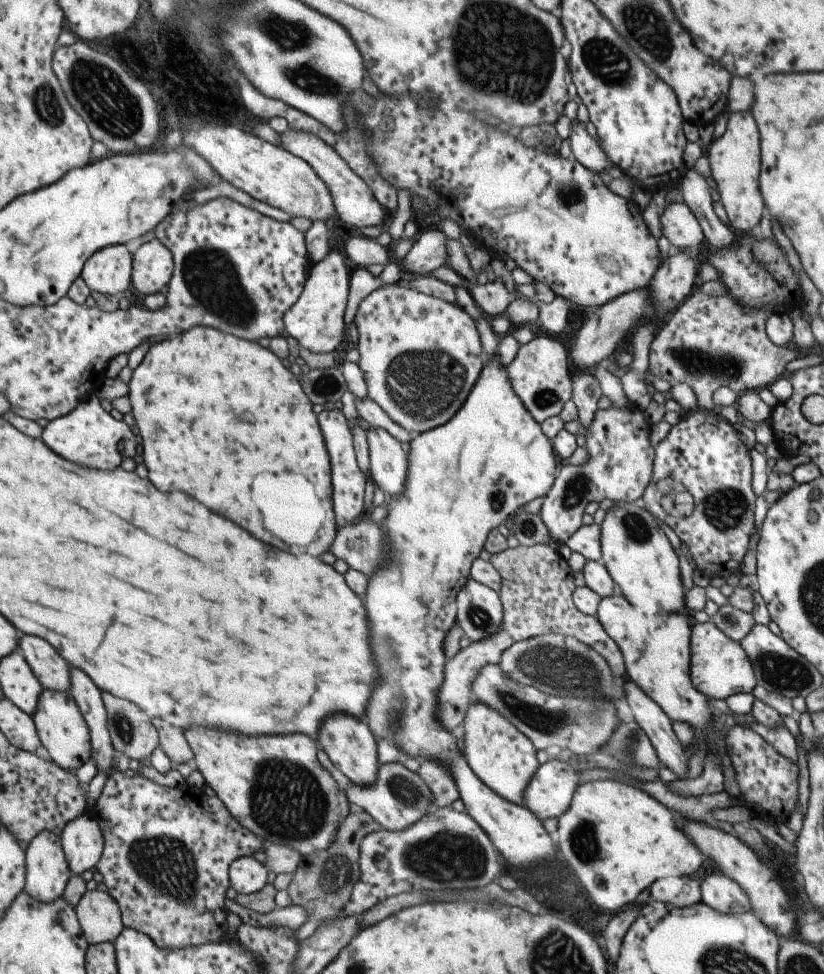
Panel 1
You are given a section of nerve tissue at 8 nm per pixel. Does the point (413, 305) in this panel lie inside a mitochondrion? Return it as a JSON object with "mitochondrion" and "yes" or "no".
{"mitochondrion":"no"}

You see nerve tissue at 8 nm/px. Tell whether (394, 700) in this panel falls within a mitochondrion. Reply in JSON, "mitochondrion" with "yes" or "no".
{"mitochondrion":"yes"}

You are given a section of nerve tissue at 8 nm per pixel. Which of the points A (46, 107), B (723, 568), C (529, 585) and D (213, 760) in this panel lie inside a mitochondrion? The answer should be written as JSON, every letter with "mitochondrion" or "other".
{"A":"mitochondrion","B":"other","C":"other","D":"other"}

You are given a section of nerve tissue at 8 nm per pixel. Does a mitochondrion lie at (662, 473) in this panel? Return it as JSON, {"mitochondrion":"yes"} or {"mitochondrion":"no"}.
{"mitochondrion":"no"}

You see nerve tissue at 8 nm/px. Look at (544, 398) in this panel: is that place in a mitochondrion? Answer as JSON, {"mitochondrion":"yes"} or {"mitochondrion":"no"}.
{"mitochondrion":"yes"}

